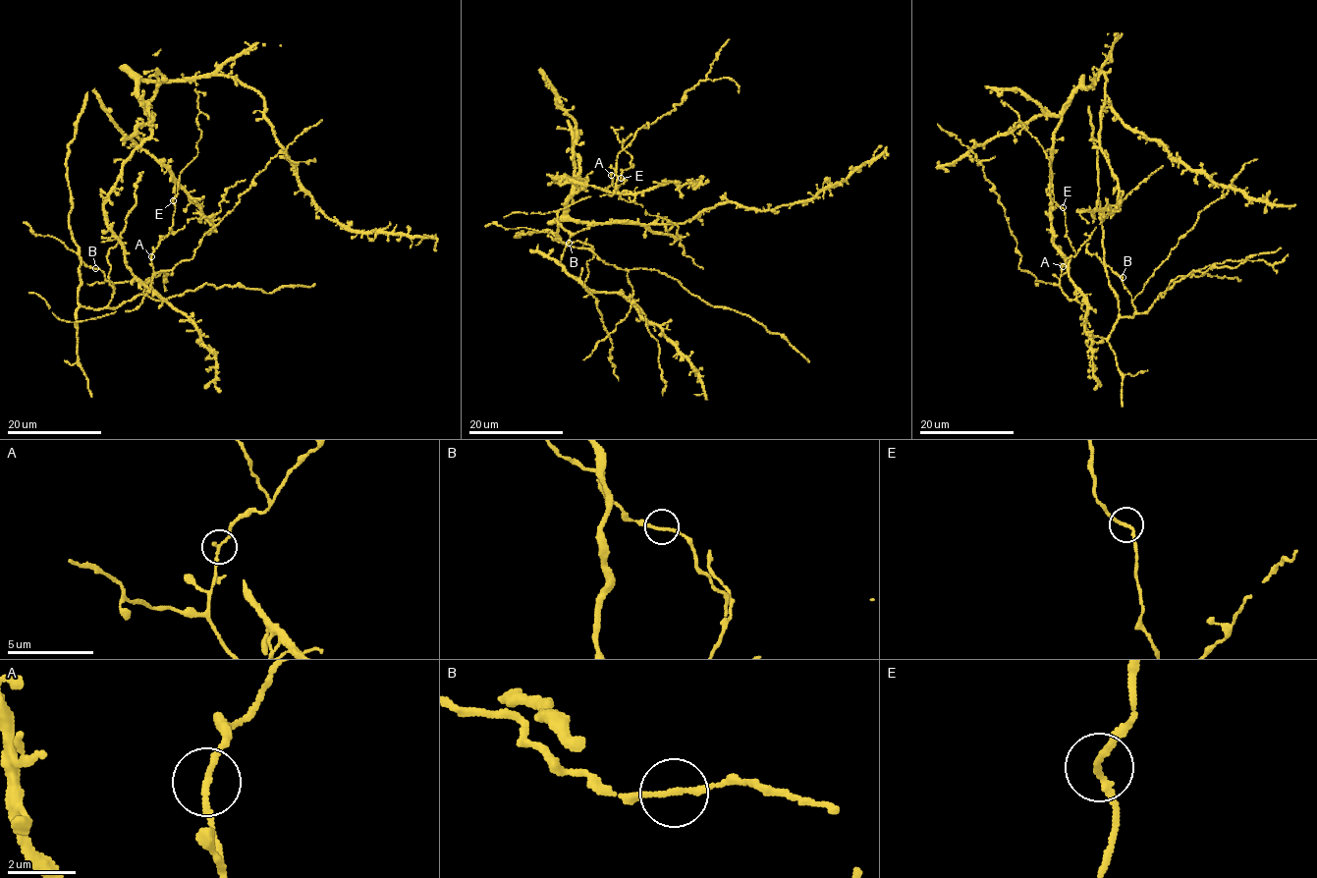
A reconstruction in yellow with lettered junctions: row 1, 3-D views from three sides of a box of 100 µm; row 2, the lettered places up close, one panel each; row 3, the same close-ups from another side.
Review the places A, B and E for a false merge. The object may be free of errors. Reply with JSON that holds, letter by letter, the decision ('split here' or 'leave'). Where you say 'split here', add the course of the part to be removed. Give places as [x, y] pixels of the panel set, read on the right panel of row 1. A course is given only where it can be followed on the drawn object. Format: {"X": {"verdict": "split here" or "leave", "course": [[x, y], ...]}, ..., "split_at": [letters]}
{"A": {"verdict": "leave"}, "B": {"verdict": "leave"}, "E": {"verdict": "leave"}, "split_at": []}

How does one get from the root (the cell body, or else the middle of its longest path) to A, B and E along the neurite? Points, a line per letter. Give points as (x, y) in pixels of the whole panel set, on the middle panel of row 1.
A: (604, 191), (616, 191), (616, 170), (611, 175)
B: (604, 191), (617, 187), (612, 195), (582, 198), (559, 211), (561, 240), (592, 246), (569, 243)
E: (604, 191), (616, 191), (614, 172), (611, 177), (615, 188), (626, 179), (622, 179)

